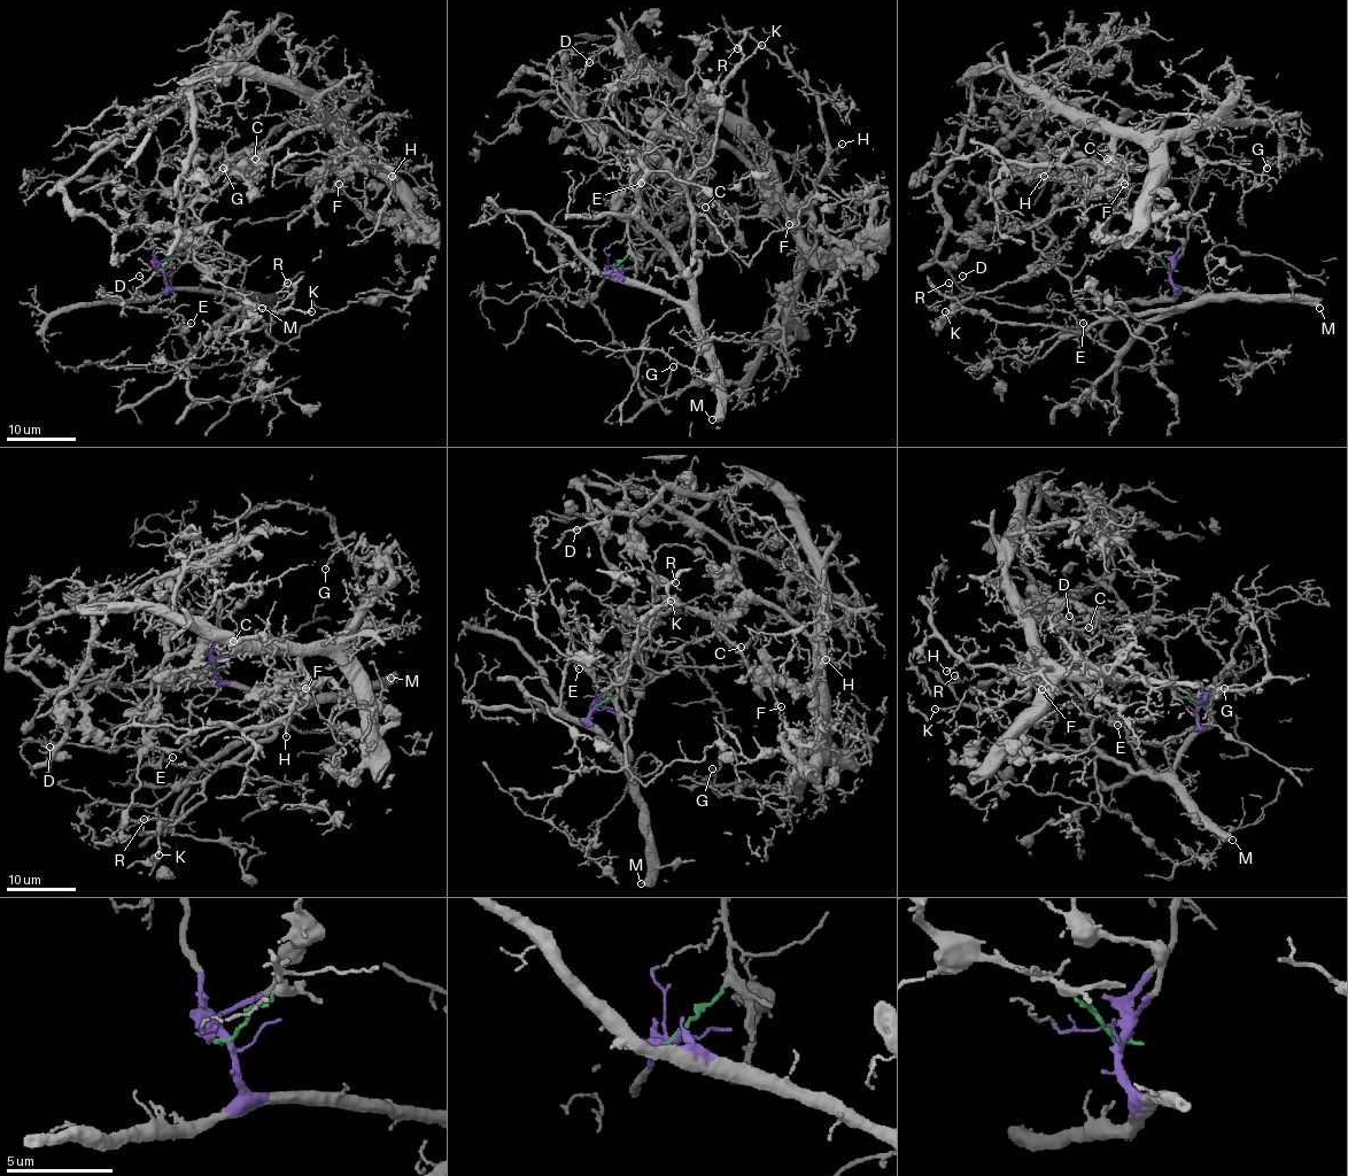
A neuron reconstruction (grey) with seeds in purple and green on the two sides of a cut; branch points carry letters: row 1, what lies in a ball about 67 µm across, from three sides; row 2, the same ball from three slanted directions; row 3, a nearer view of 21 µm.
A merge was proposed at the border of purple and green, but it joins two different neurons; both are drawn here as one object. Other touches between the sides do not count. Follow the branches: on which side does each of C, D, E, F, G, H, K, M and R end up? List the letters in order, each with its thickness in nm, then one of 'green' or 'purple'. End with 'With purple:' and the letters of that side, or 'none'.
C: calibre 130 nm; green
D: calibre 110 nm; green
E: calibre 100 nm; purple
F: calibre 120 nm; green
G: calibre 140 nm; green
H: calibre 140 nm; green
K: calibre 220 nm; purple
M: calibre 320 nm; purple
R: calibre 150 nm; purple
With purple: E, K, M, R

